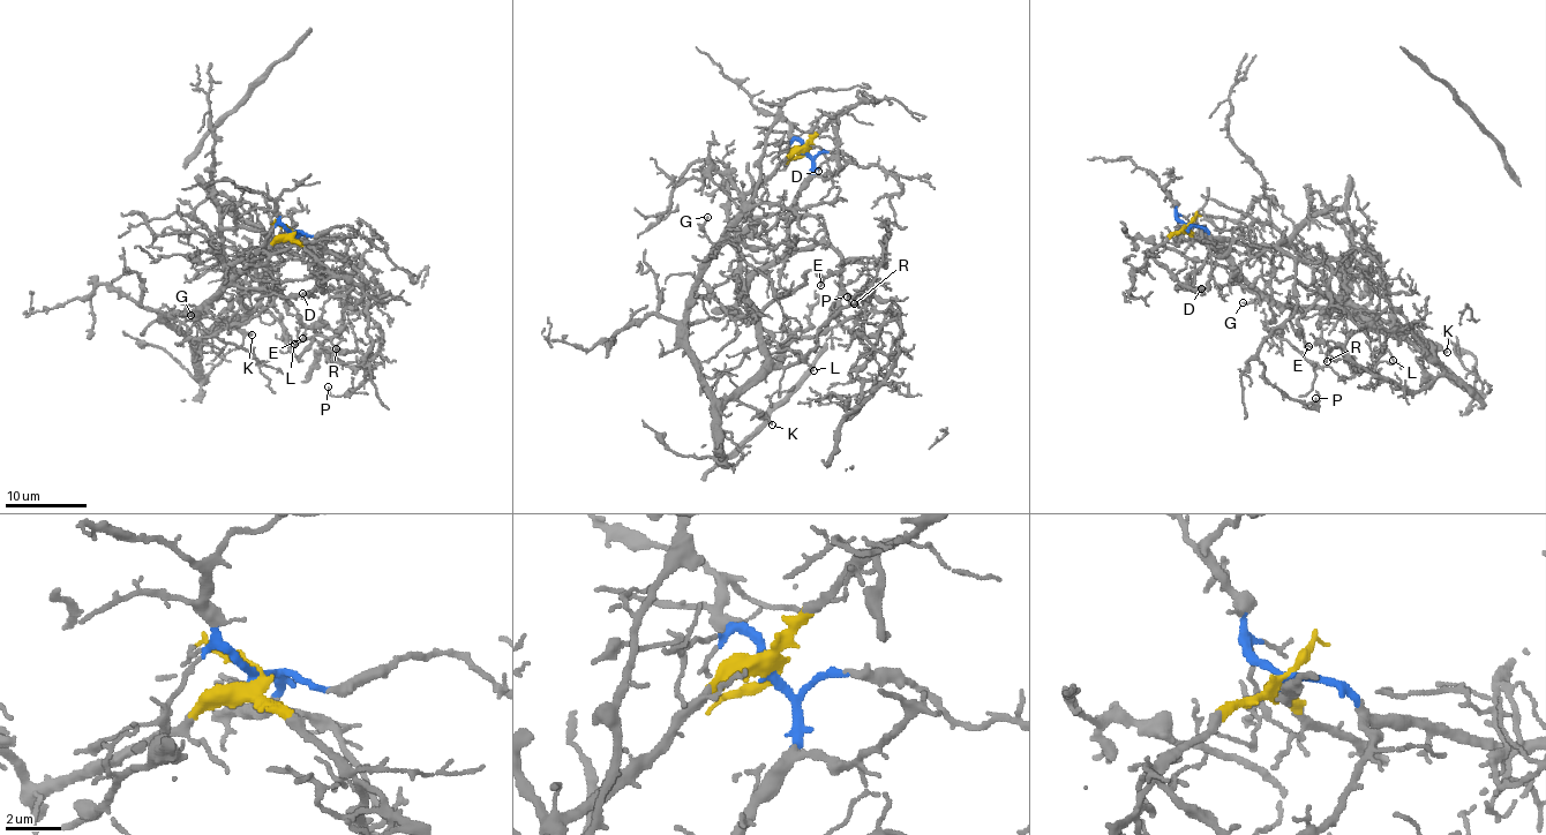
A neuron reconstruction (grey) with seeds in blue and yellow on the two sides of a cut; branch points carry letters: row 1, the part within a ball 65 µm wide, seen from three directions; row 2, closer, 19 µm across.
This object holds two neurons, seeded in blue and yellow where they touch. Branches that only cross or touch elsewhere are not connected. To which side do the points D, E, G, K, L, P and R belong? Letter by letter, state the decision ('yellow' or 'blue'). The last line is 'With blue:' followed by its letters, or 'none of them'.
D: blue
E: yellow
G: yellow
K: yellow
L: yellow
P: blue
R: yellow
With blue: D, P

